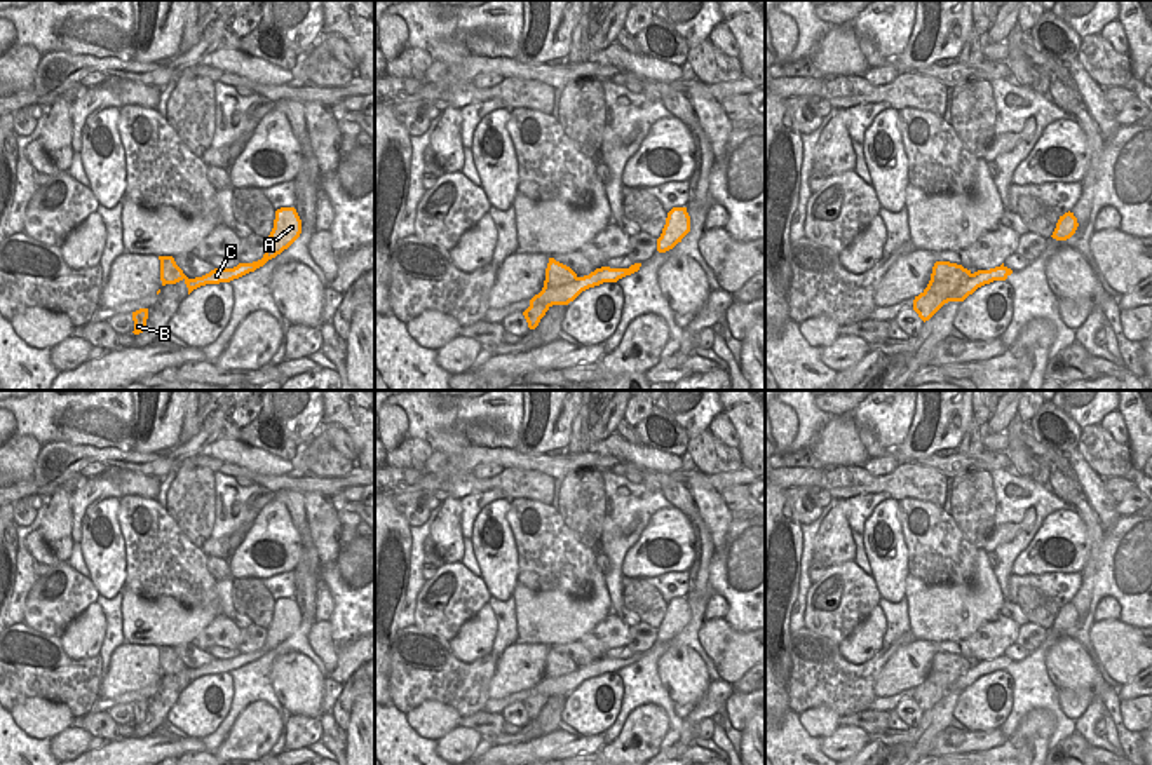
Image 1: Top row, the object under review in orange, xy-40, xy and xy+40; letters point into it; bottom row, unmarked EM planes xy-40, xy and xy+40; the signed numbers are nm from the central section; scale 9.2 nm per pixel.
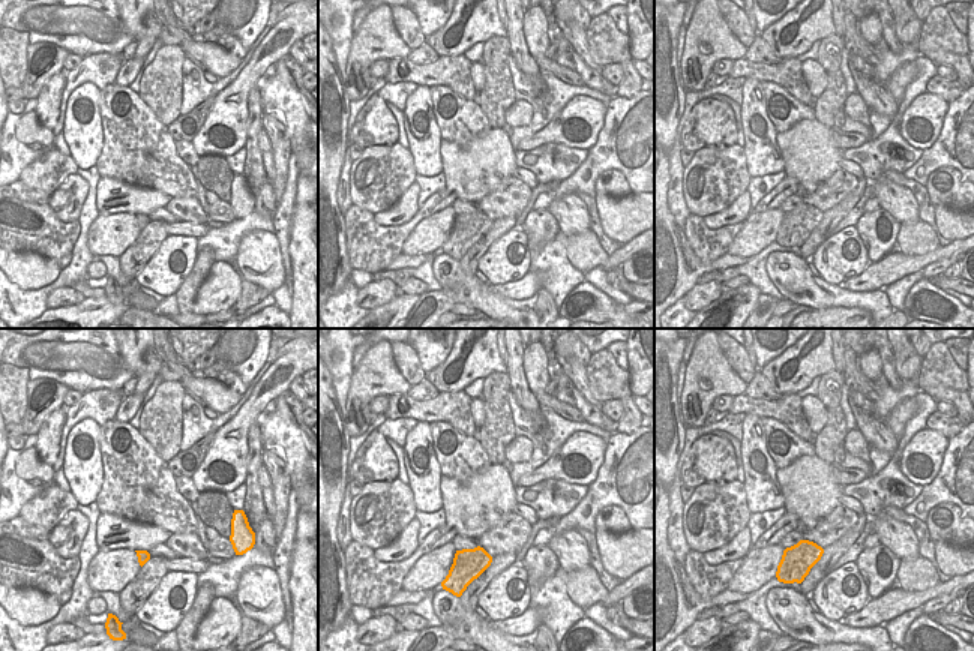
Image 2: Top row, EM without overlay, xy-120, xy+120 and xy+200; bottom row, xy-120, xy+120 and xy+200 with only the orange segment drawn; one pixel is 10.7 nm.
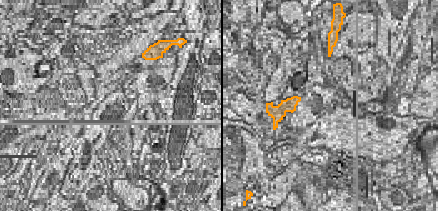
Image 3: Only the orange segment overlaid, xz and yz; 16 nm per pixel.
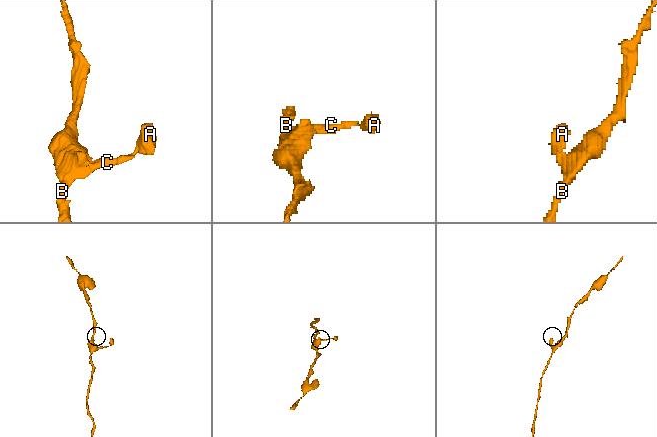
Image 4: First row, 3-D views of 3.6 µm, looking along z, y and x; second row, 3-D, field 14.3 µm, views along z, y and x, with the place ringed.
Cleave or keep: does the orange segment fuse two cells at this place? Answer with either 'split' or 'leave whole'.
split

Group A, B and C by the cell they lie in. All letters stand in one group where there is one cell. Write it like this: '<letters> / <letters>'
A C / B

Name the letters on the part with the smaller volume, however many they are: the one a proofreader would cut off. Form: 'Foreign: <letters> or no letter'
Foreign: A, C

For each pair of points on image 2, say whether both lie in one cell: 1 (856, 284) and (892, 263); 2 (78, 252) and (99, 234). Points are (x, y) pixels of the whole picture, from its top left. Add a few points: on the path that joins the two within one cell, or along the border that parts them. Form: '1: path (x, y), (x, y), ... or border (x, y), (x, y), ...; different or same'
1: path (865, 279), (871, 279), (883, 272); same
2: border (99, 215), (89, 228), (87, 249), (93, 255); different

